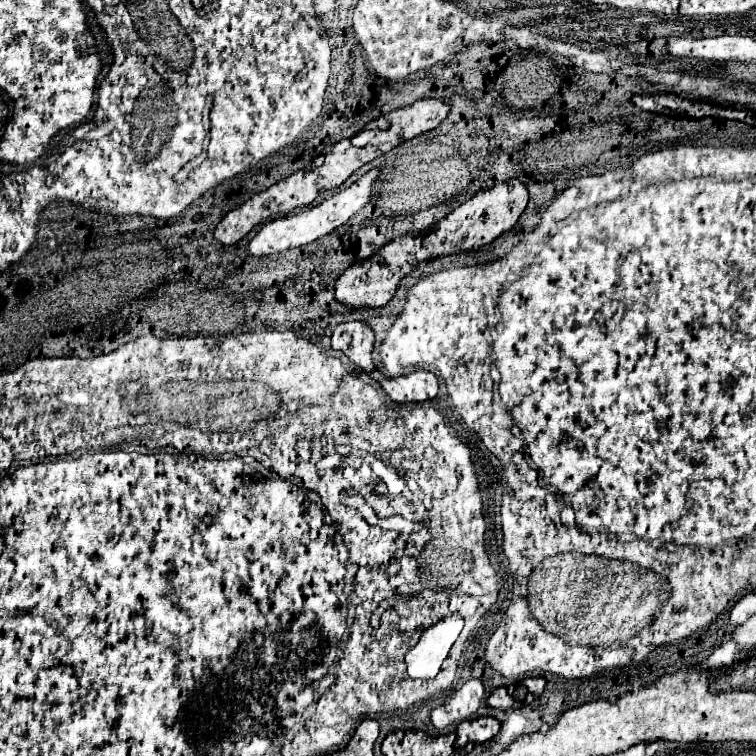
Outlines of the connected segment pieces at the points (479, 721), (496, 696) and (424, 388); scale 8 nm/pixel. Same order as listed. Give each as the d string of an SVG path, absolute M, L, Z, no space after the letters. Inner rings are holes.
M476 718L476 720L458 724L456 740L460 744L468 744L468 742L482 744L482 742L490 740L498 730L500 730L500 722L496 718Z
M496 688L490 696L488 696L488 704L494 708L512 708L514 706L514 698L506 692L506 688Z
M414 370L398 378L388 378L384 374L374 376L394 402L426 402L434 400L438 394L438 378L428 370Z

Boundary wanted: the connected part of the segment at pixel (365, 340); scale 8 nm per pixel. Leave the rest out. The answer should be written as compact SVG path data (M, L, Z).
M364 322L338 324L332 334L332 348L344 352L364 372L374 370L374 362L372 362L374 332L368 324Z

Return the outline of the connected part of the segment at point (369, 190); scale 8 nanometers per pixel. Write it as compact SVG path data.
M374 168L370 172L366 172L364 176L360 176L352 186L338 190L334 196L326 198L324 202L320 202L318 206L310 206L310 208L302 208L290 216L280 216L276 220L270 220L262 226L262 230L254 236L254 240L250 242L248 250L252 256L270 256L270 254L278 254L290 248L298 248L298 246L306 246L314 240L320 240L322 236L330 234L332 230L340 228L342 224L346 224L360 208L364 208L370 198L374 196L374 182L378 178L380 170Z

